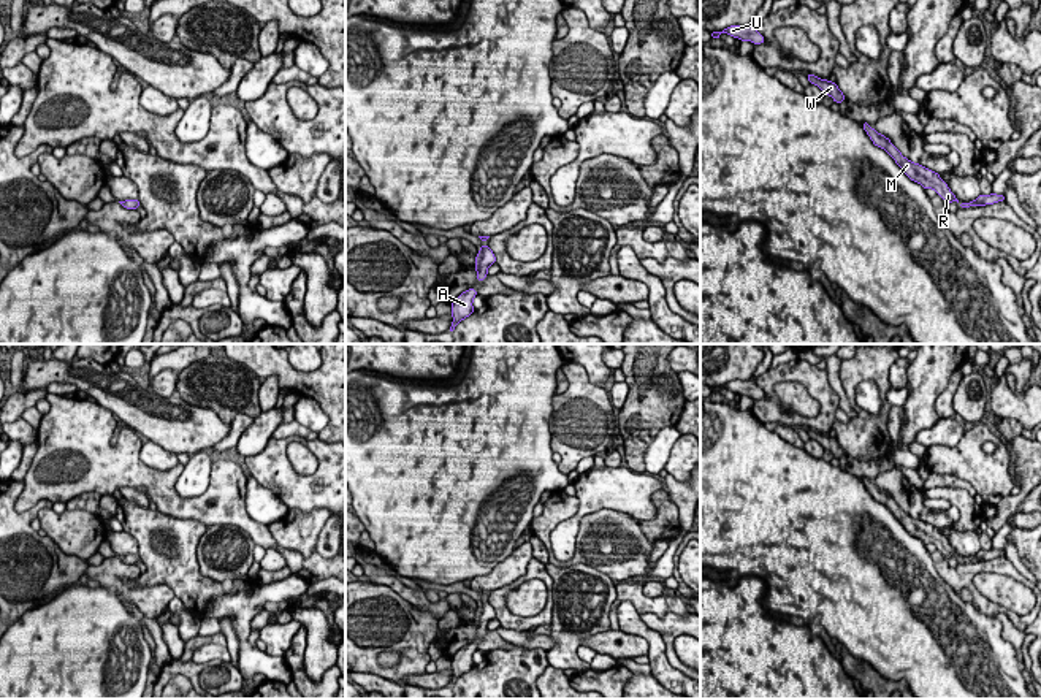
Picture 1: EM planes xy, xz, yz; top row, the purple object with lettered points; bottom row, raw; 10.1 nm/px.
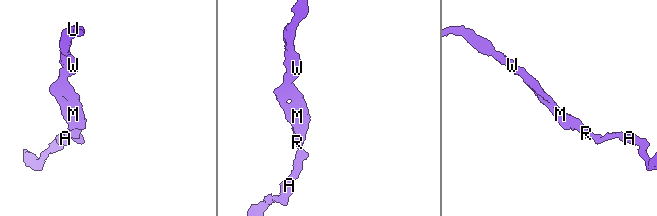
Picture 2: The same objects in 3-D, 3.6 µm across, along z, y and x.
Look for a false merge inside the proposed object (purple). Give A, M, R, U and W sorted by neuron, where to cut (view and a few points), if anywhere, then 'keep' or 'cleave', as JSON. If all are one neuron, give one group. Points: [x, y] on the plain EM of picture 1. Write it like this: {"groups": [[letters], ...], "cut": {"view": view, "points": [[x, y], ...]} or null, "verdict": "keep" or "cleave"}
{"groups": [["A", "M", "R", "U", "W"]], "cut": null, "verdict": "keep"}

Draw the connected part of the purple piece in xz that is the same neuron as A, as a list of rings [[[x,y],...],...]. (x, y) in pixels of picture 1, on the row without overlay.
[[[469,644],[463,647],[455,656],[450,658],[452,659],[450,669],[453,672],[450,686],[453,686],[461,675],[469,672],[475,666],[472,661],[475,651],[477,651],[477,644]]]

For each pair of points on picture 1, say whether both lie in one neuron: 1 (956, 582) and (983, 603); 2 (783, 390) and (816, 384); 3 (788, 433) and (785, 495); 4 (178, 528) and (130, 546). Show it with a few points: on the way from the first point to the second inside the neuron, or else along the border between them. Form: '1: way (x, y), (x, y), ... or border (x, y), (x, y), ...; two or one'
1: way (964, 582), (976, 595); one
2: border (774, 384), (799, 382), (819, 406), (815, 417); two
3: border (774, 431), (802, 449); two
4: border (124, 530), (135, 539), (138, 552); two

